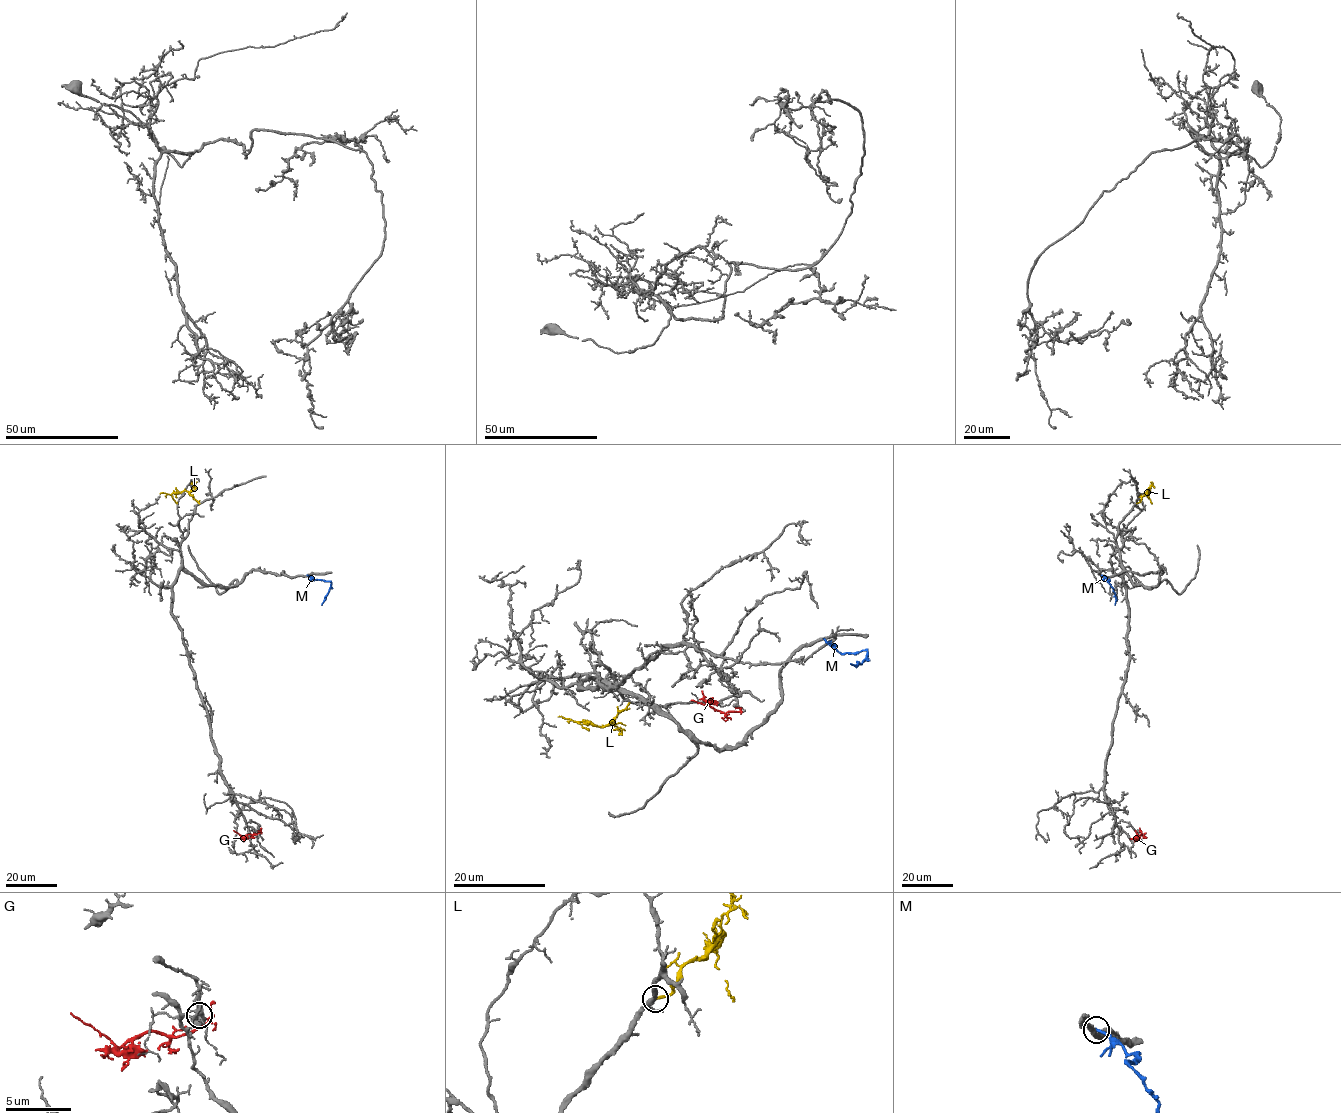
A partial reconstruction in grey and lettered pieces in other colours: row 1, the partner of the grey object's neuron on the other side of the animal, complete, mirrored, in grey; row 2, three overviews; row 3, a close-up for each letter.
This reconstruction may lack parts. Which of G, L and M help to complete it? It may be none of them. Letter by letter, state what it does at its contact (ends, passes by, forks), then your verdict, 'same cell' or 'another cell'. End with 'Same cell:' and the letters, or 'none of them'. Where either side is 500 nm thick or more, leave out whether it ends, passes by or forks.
G: it passes by; another cell
L: it ends; same cell
M: it ends; another cell
Same cell: L

